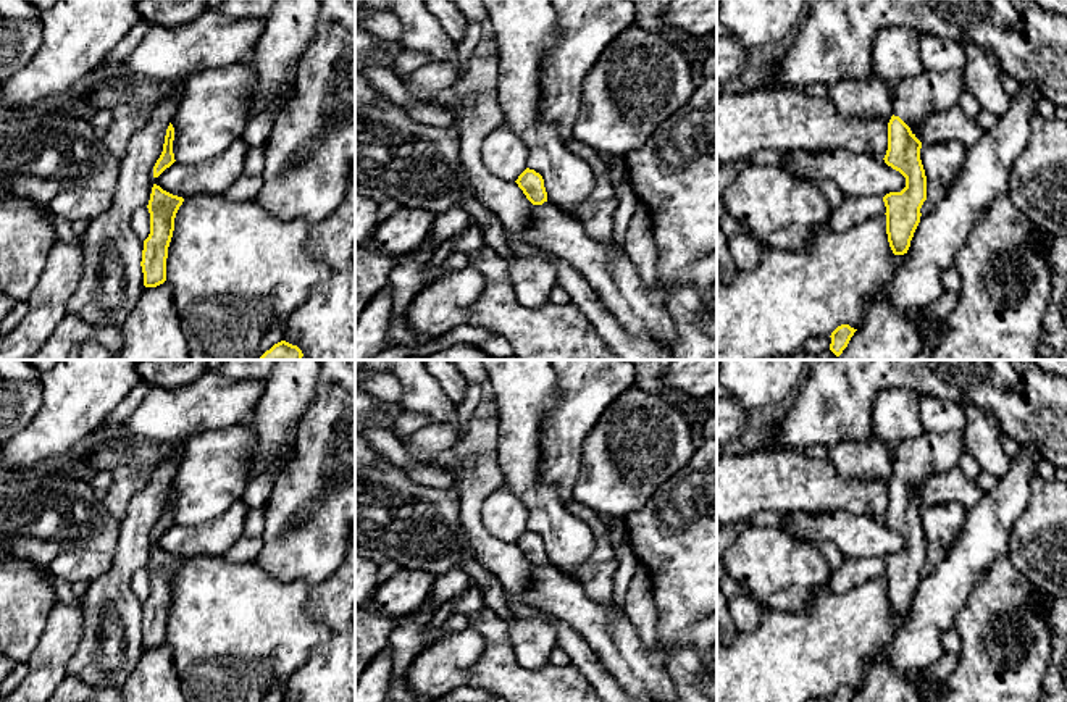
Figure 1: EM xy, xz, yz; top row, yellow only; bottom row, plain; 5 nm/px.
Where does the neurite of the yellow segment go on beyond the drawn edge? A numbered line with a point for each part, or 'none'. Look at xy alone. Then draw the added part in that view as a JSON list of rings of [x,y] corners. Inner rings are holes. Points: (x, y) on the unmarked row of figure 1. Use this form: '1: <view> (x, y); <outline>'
none

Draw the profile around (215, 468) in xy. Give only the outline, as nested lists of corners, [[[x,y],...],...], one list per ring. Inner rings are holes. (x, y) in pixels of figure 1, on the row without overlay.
[[[249,423],[190,437],[171,481],[178,524],[200,524],[223,515],[252,479],[257,436]]]

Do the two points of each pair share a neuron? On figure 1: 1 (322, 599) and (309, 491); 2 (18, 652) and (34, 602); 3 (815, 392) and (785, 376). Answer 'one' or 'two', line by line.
1: two
2: one
3: two

